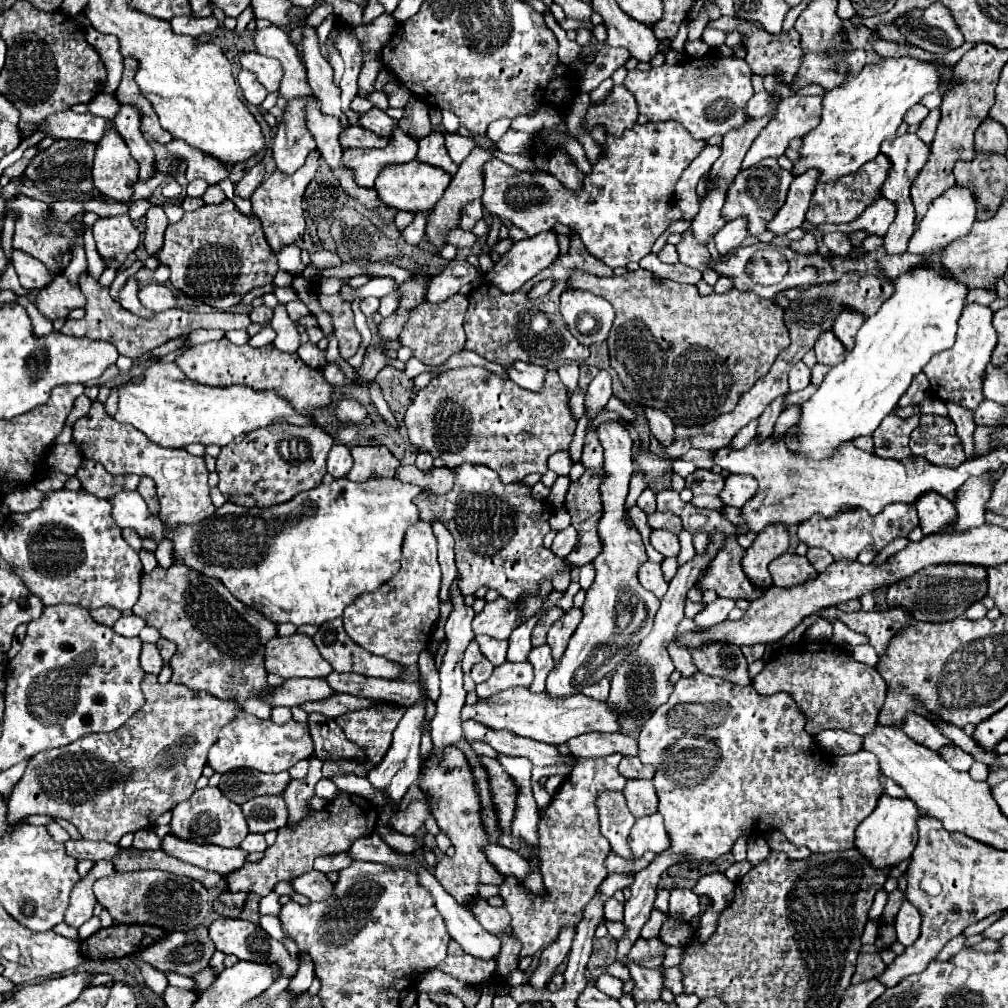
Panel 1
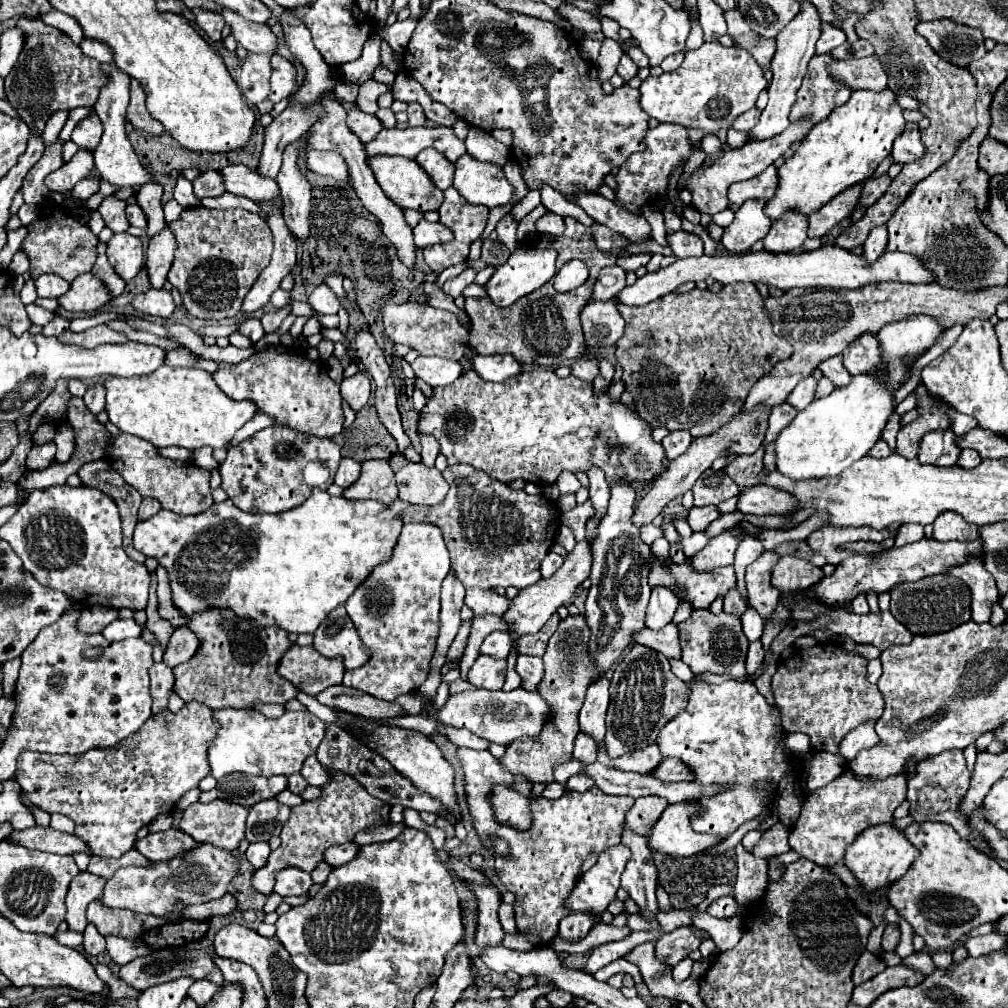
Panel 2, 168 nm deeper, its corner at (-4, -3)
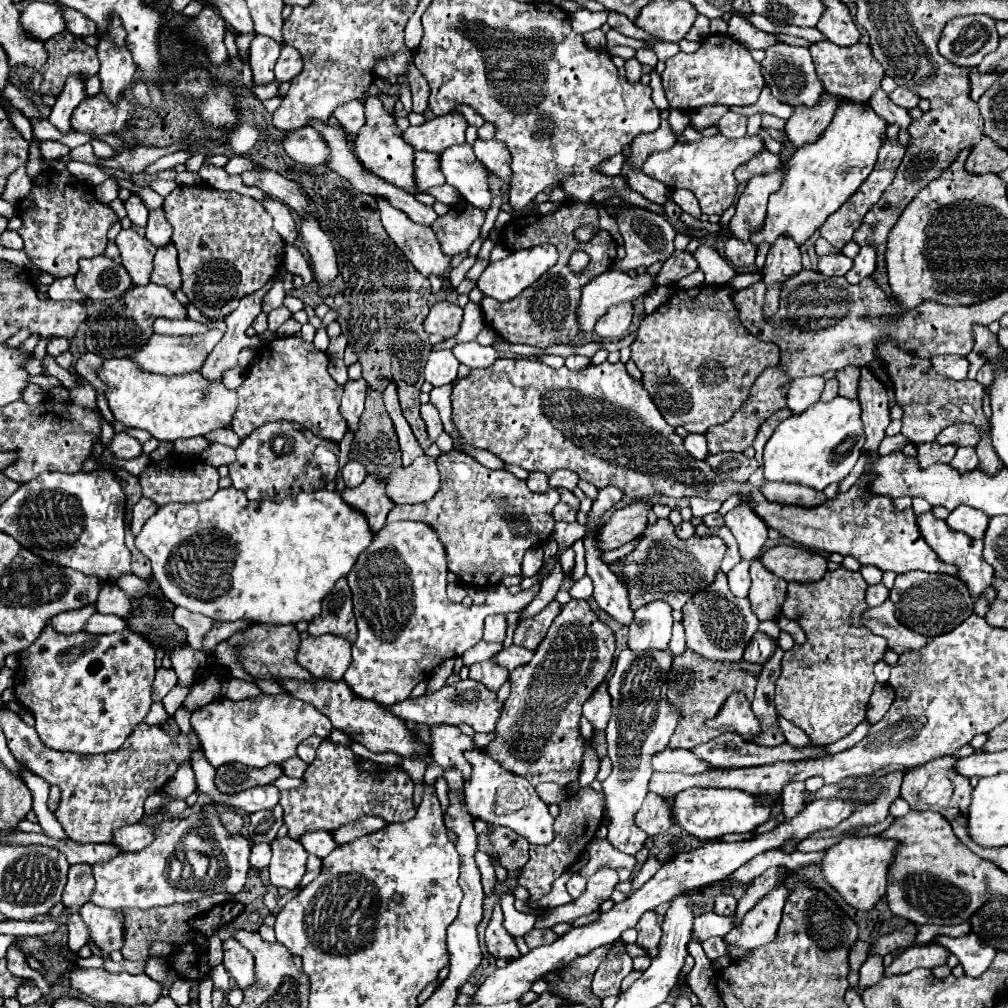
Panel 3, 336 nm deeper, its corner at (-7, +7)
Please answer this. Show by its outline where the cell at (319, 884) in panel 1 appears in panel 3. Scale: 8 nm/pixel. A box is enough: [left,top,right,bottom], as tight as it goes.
[269,837,307,889]

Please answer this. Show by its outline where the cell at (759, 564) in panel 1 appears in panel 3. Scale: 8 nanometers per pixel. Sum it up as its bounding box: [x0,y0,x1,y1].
[749,559,787,621]

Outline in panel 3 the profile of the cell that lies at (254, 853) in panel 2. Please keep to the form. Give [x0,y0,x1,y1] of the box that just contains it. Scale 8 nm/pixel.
[249,843,271,869]

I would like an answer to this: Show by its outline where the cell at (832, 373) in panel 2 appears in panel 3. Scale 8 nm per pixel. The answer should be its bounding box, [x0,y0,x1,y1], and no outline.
[837,367,861,399]

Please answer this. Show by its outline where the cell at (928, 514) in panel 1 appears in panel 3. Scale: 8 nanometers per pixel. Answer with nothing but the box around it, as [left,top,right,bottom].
[945,505,989,539]

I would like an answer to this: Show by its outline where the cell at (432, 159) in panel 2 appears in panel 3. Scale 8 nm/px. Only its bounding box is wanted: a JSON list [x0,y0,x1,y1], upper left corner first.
[415,151,445,191]

